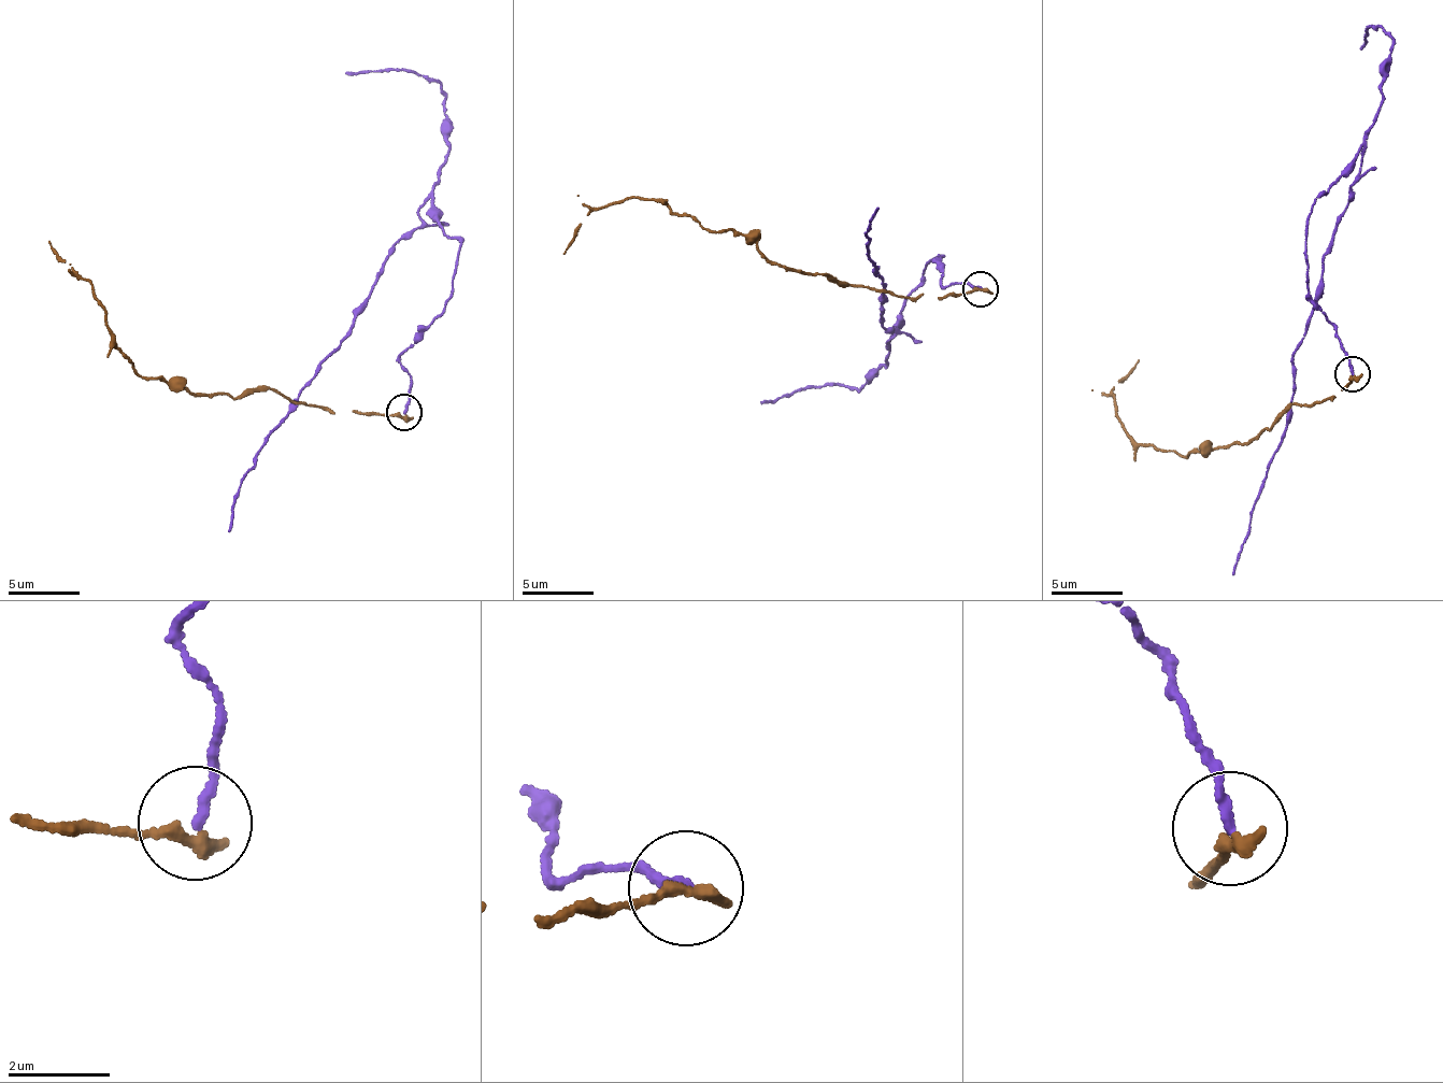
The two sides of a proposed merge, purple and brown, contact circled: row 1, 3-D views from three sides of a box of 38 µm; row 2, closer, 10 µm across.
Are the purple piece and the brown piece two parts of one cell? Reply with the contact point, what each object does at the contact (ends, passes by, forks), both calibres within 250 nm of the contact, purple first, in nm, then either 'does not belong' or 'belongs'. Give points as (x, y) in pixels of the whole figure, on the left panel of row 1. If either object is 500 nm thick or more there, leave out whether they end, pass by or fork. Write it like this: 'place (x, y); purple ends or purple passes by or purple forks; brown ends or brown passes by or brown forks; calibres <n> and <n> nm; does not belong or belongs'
place (403, 412); purple ends; brown ends; calibres 200 and 300 nm; does not belong

